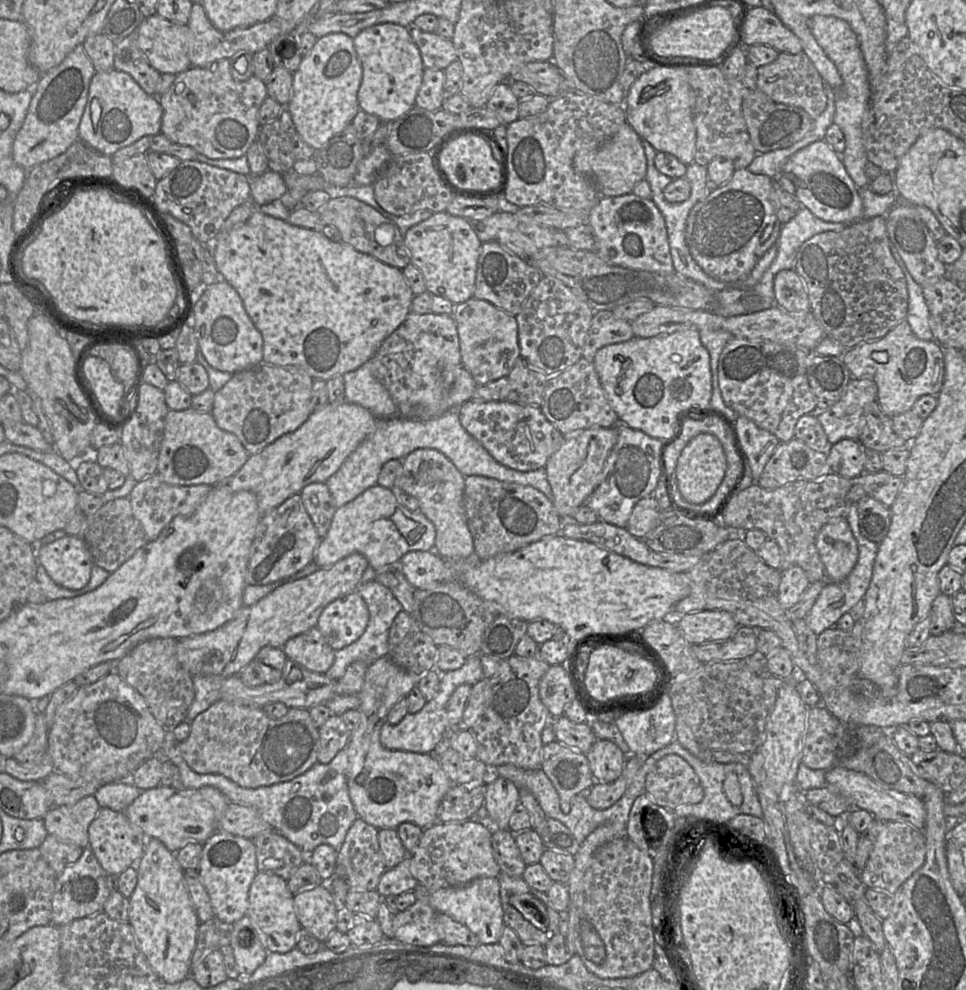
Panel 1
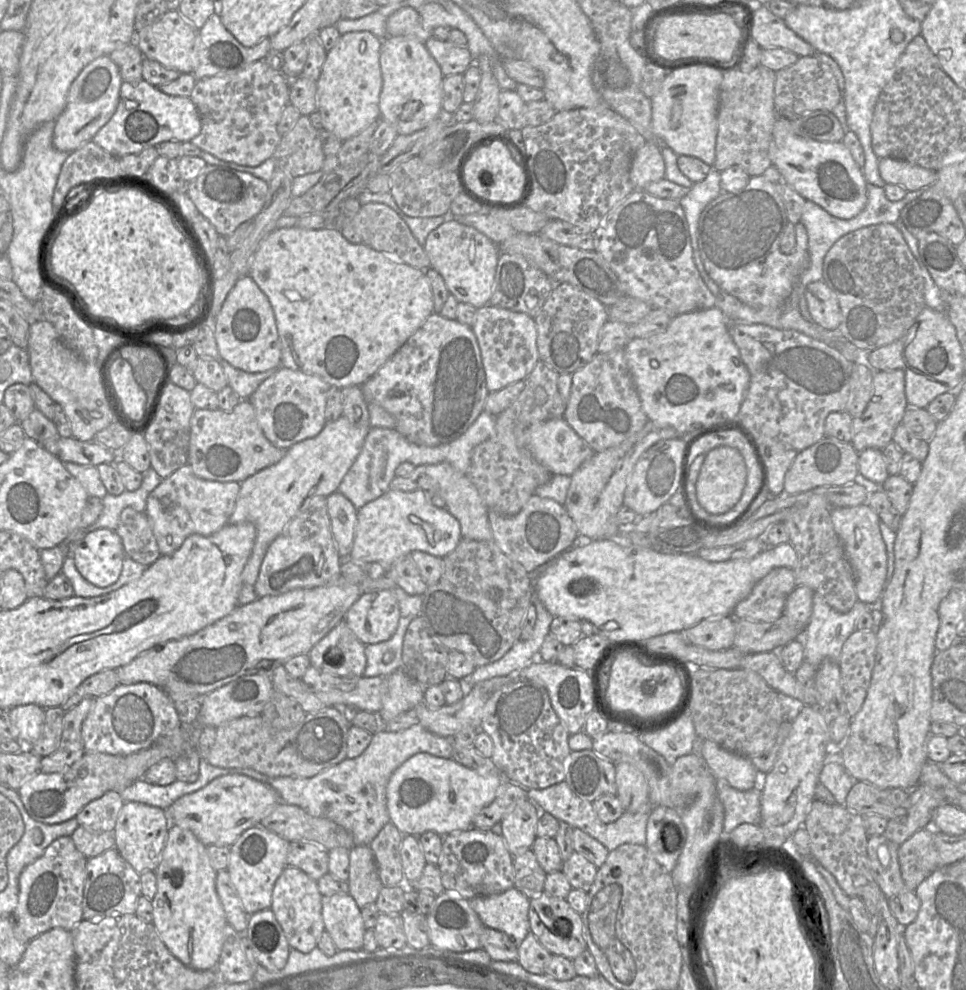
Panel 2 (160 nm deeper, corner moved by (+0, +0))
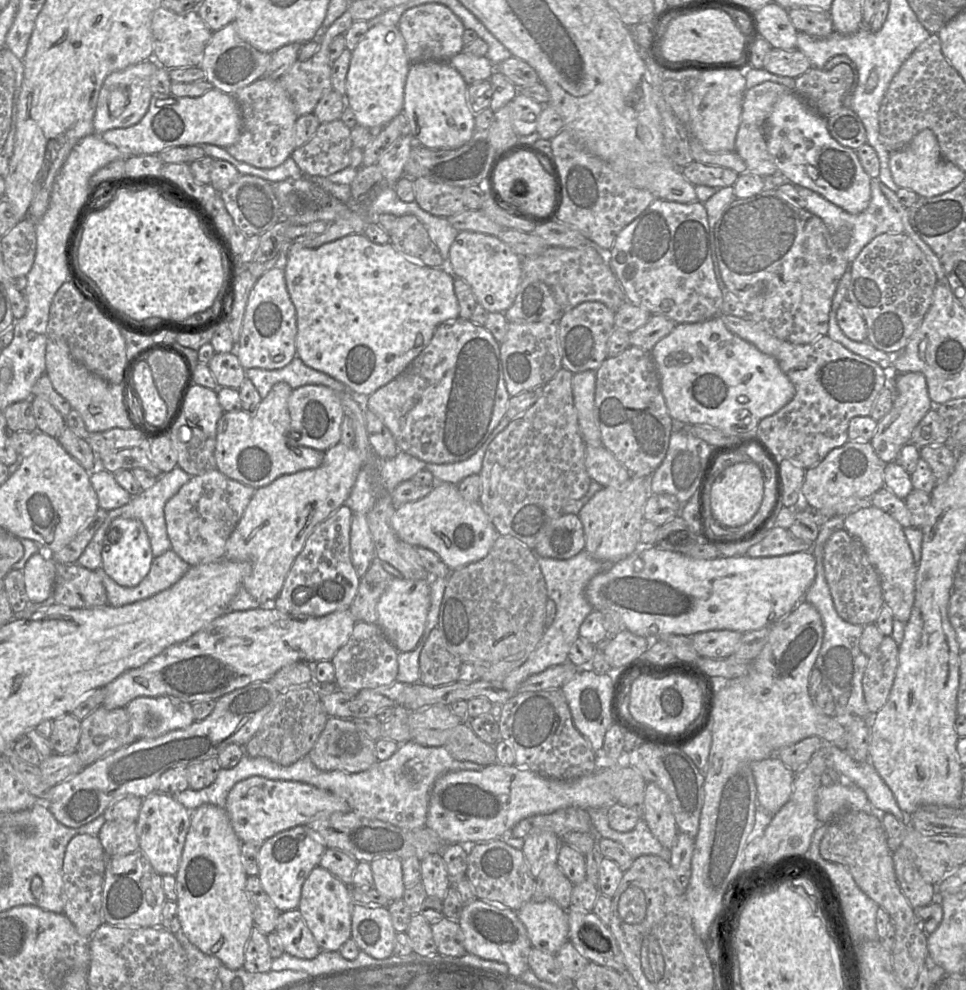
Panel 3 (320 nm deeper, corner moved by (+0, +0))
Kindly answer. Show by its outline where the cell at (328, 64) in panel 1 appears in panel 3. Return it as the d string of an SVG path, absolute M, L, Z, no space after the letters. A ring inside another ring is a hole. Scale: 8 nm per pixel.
M379 24L369 28L351 51L345 83L346 105L352 110L358 125L380 129L402 113L404 86L410 65L405 40L397 25Z

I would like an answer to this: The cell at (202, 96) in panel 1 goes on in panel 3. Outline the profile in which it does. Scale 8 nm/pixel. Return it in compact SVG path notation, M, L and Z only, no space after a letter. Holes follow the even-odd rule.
M260 78L238 90L234 97L242 115L242 129L238 140L225 149L236 160L260 169L272 169L287 160L295 147L297 114L286 90L277 80Z

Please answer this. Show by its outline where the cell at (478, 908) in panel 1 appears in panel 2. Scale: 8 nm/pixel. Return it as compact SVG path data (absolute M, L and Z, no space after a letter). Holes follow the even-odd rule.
M511 888L501 894L470 899L483 925L509 936L518 946L530 932L530 897Z

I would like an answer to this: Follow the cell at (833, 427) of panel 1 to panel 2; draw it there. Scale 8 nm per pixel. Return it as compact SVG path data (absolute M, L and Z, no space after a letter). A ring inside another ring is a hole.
M903 370L877 371L873 374L873 396L860 417L853 418L851 444L861 452L868 448L882 450L892 442L893 434L902 423L908 408Z

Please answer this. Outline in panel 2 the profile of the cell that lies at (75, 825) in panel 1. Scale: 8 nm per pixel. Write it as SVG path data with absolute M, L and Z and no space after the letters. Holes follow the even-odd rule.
M109 791L85 805L75 819L79 826L95 832L112 832L125 801L117 791Z

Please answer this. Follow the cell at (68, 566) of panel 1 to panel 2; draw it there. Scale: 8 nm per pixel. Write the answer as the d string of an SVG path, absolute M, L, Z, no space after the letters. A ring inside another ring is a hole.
M94 530L67 549L67 556L73 559L78 572L91 584L107 587L118 580L126 553L115 530Z

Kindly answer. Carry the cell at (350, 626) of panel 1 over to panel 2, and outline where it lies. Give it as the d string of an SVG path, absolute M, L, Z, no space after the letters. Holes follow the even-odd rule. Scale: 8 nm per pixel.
M390 590L363 593L347 611L343 622L365 645L390 639L398 628L400 608Z

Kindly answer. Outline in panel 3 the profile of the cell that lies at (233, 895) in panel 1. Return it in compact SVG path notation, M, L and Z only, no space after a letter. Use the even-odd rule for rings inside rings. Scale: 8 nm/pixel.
M297 826L282 831L259 845L258 877L264 891L280 912L298 908L302 886L311 871L319 866L326 849L314 831L307 826Z

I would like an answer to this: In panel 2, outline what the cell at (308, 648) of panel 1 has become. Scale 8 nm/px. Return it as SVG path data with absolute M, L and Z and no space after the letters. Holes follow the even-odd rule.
M345 622L335 626L308 652L311 666L341 677L363 676L367 658L362 643Z

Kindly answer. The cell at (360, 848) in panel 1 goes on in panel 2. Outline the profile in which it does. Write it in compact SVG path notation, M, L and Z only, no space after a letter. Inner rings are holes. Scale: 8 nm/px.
M389 822L368 844L383 887L397 887L403 885L406 880L400 855L404 836Z

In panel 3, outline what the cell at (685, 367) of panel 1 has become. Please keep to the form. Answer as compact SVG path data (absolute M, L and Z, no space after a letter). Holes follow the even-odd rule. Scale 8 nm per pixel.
M714 317L698 323L676 324L674 329L662 338L650 351L655 362L659 378L661 391L665 399L669 414L676 423L681 424L701 424L711 425L719 430L733 436L755 435L759 422L784 407L795 395L795 387L787 375L781 370L777 360L758 350L753 344L743 340L732 333L719 317Z

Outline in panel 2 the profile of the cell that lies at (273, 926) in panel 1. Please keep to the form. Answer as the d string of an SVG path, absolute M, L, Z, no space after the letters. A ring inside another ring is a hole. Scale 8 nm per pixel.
M286 867L276 880L270 909L281 925L291 948L307 953L317 947L325 932L322 918L323 897L317 881L298 868Z

